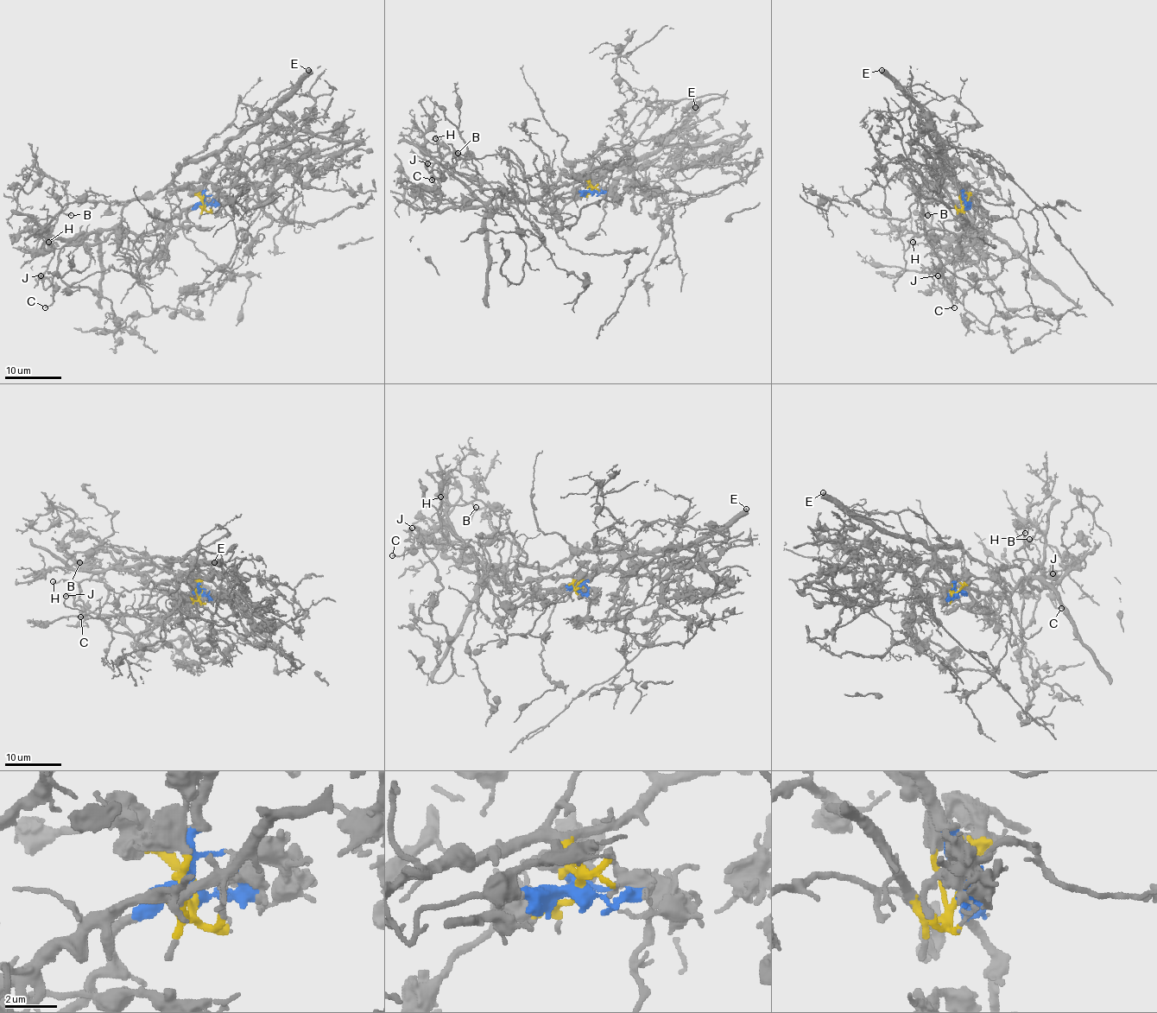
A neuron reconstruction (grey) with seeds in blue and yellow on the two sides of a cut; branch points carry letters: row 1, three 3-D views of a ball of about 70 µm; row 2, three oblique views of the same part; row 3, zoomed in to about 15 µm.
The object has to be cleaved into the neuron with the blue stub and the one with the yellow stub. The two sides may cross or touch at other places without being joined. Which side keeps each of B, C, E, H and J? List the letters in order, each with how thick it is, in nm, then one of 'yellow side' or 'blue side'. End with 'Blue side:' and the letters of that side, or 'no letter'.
B: 170 nm thick; yellow side
C: 170 nm thick; yellow side
E: 500 nm thick; blue side
H: 120 nm thick; yellow side
J: 440 nm thick; yellow side
Blue side: E

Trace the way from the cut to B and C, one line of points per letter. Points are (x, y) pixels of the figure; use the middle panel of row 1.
B: (591, 191), (584, 180), (576, 180), (540, 198), (490, 198), (477, 189), (469, 191), (435, 159), (458, 153)
C: (591, 191), (576, 180), (540, 198), (490, 198), (471, 191), (448, 162), (433, 180)

